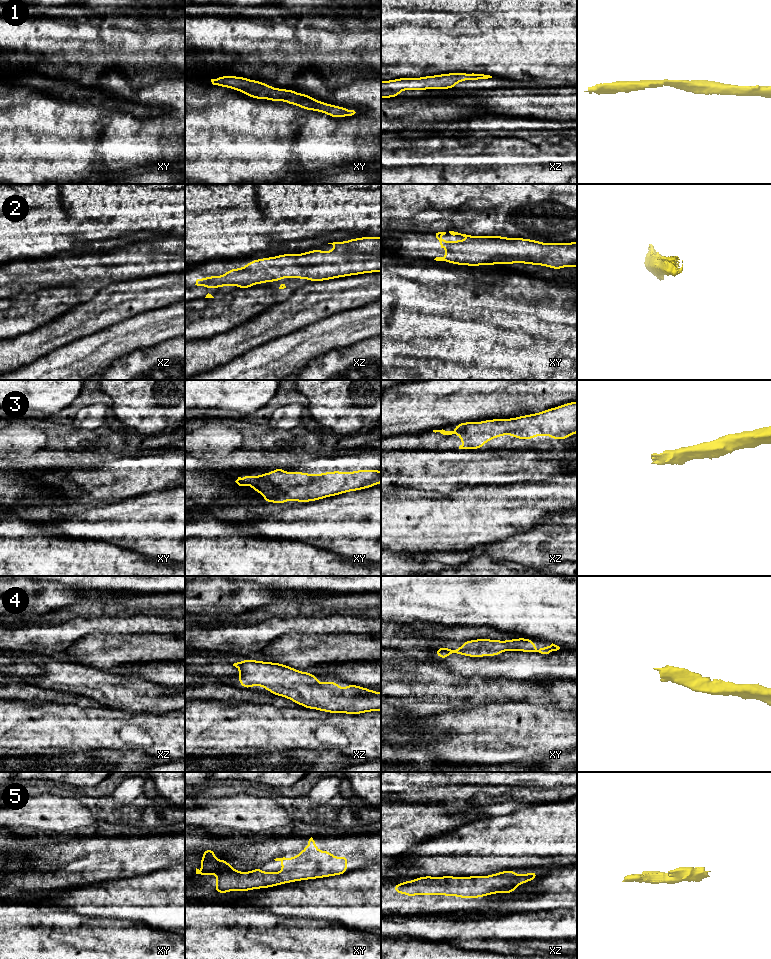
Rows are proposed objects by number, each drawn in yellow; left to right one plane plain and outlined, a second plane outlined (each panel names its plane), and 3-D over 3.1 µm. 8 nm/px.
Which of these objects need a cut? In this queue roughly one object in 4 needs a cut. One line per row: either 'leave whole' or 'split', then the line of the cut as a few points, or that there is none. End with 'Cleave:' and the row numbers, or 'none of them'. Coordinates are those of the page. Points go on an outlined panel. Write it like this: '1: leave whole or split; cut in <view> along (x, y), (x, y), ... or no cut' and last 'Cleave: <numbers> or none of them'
1: leave whole; no cut
2: leave whole; no cut
3: leave whole; no cut
4: leave whole; no cut
5: leave whole; no cut
Cleave: none of them

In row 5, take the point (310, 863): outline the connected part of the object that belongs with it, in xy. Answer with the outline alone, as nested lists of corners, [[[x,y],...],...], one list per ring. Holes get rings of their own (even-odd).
[[[313,838],[308,841],[307,847],[303,849],[297,856],[292,858],[276,858],[275,861],[280,861],[282,864],[281,872],[262,872],[261,866],[255,870],[248,872],[240,872],[234,870],[233,867],[224,859],[215,859],[215,850],[205,849],[201,852],[205,857],[200,859],[198,863],[203,865],[201,870],[196,868],[196,874],[212,876],[217,873],[215,892],[225,894],[229,891],[251,891],[253,889],[271,888],[285,883],[291,883],[295,881],[310,880],[317,878],[324,878],[330,876],[342,875],[348,872],[347,863],[348,855],[335,858],[329,851],[319,851]]]

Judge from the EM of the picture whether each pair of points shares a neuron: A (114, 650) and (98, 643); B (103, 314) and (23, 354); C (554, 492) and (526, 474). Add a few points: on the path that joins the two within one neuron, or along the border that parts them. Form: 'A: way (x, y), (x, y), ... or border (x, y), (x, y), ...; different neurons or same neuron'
A: way (110, 650), (105, 650), (102, 647); same neuron
B: way (83, 321), (43, 340); same neuron
C: border (546, 481), (517, 482), (515, 484); different neurons

